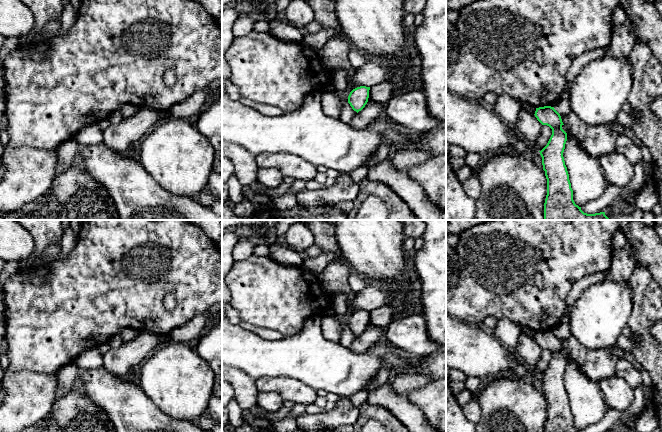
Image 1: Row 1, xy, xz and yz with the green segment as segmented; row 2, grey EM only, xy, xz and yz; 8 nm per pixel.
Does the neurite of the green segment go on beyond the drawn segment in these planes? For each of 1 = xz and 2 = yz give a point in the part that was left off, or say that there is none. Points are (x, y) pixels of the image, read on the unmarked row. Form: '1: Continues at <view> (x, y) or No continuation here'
1: No continuation here
2: No continuation here

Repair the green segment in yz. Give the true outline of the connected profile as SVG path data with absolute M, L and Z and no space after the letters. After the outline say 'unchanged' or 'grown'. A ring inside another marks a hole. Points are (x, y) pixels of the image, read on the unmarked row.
M551 330L536 332L535 341L542 349L552 353L552 359L547 369L541 374L543 394L547 403L547 419L544 432L581 432L573 424L573 414L569 404L569 398L565 389L563 376L567 365L567 357L562 353L564 349L560 338Z; unchanged

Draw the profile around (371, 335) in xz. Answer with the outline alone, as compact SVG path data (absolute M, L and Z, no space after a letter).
M368 325L348 348L354 353L364 353L367 348L381 339L383 332L384 328Z

